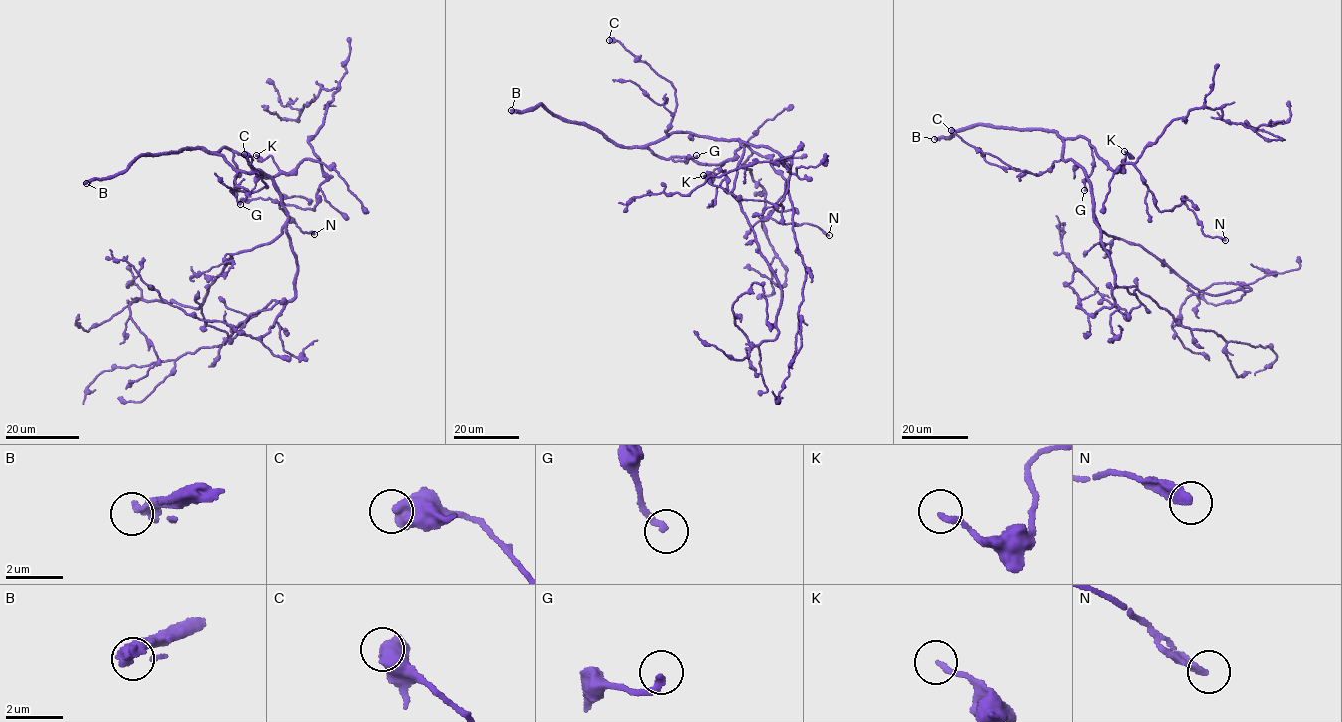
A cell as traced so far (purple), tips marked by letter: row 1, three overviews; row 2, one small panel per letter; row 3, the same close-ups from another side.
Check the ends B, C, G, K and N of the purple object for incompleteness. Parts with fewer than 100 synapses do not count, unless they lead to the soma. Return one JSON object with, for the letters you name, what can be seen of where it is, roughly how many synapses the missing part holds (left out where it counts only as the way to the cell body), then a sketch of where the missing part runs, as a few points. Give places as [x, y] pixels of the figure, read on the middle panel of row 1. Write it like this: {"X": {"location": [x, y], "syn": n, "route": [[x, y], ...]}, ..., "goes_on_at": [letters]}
{"B": {"location": [511, 110], "syn": 700}, "G": {"location": [696, 155], "syn": 100, "route": [[696, 155], [682, 155], [678, 163], [665, 170], [650, 173], [641, 167], [625, 166]]}, "goes_on_at": ["B", "G"]}

